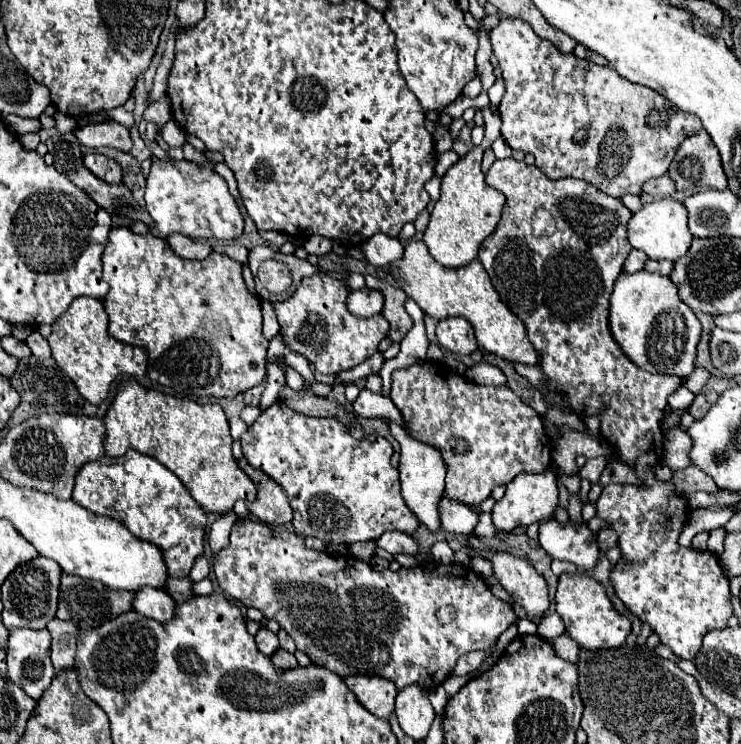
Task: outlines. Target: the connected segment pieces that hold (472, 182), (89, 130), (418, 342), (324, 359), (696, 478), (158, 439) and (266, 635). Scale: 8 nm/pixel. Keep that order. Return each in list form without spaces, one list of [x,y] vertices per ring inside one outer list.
[[[490,103],[481,109],[485,134],[482,146],[472,148],[464,158],[460,158],[454,166],[446,170],[442,176],[442,190],[440,198],[434,204],[434,210],[430,214],[428,228],[424,232],[424,242],[432,254],[432,258],[448,268],[460,268],[468,262],[472,262],[478,256],[480,244],[494,232],[502,218],[502,208],[506,204],[504,194],[490,188],[484,180],[484,174],[480,170],[482,152],[491,147],[493,142],[501,136],[501,118],[490,110]]]
[[[98,122],[98,124],[86,124],[78,130],[78,140],[80,144],[88,148],[116,148],[122,152],[130,152],[132,142],[128,128],[118,124],[118,122]]]
[[[418,318],[414,320],[414,326],[412,330],[404,336],[404,340],[400,342],[400,354],[392,360],[386,360],[384,362],[384,368],[382,368],[382,395],[389,396],[391,388],[391,374],[394,370],[400,370],[400,368],[408,368],[412,364],[418,364],[418,362],[426,362],[426,352],[428,352],[428,338],[426,338],[426,332],[424,332],[424,318]]]
[[[318,274],[304,278],[290,298],[272,302],[284,344],[292,352],[304,356],[320,374],[340,374],[366,362],[374,352],[378,352],[380,340],[386,338],[390,330],[390,324],[382,314],[372,318],[354,316],[346,306],[348,294],[350,290],[338,278]]]
[[[690,466],[686,470],[680,470],[672,476],[674,484],[676,484],[676,490],[680,496],[688,496],[690,492],[696,492],[696,490],[704,490],[708,494],[716,494],[720,488],[716,486],[716,482],[704,474],[698,466]]]
[[[124,380],[104,416],[108,430],[106,456],[118,458],[128,450],[160,460],[172,470],[192,498],[210,514],[226,514],[236,500],[256,500],[254,482],[238,468],[232,456],[232,436],[220,404],[198,404],[142,388],[136,380]]]
[[[262,626],[256,634],[256,644],[260,652],[264,652],[266,656],[272,656],[278,650],[278,636],[272,630],[268,630],[266,626]]]

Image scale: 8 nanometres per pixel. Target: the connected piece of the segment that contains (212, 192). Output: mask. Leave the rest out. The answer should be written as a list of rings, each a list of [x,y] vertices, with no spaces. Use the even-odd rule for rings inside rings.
[[[154,160],[150,174],[146,178],[144,198],[146,198],[146,210],[156,222],[156,226],[152,228],[152,234],[156,234],[160,238],[166,238],[172,232],[180,232],[180,234],[190,236],[190,238],[210,238],[212,236],[218,240],[232,240],[232,238],[238,238],[242,234],[244,220],[242,220],[240,208],[238,208],[236,200],[230,196],[226,180],[210,168],[200,168],[200,166],[186,162],[186,160],[180,160],[180,162]]]

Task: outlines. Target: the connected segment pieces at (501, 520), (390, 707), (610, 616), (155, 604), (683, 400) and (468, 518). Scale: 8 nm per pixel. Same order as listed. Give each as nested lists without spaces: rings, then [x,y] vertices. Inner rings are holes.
[[[552,468],[540,472],[540,474],[518,474],[508,486],[506,494],[500,502],[496,502],[492,510],[492,520],[498,530],[510,532],[516,526],[530,526],[536,520],[548,520],[558,508],[558,480]]]
[[[348,676],[348,688],[354,690],[360,704],[364,704],[374,716],[388,720],[394,712],[394,698],[398,694],[392,680],[380,676]]]
[[[562,574],[558,580],[556,590],[556,612],[566,624],[566,636],[570,636],[574,642],[578,642],[584,650],[608,650],[608,648],[620,648],[630,634],[630,620],[620,616],[612,602],[608,600],[604,588],[584,576],[584,574]]]
[[[150,586],[140,590],[142,594],[136,594],[136,610],[144,614],[146,618],[154,618],[158,622],[168,622],[174,618],[176,612],[176,600],[168,598],[164,590],[152,590]]]
[[[682,384],[682,386],[668,398],[668,404],[670,404],[670,408],[686,408],[686,406],[692,404],[692,400],[694,400],[694,394]]]
[[[442,494],[440,498],[438,512],[440,512],[440,528],[454,534],[472,534],[480,520],[480,512],[472,510],[464,502],[448,498],[446,494]]]

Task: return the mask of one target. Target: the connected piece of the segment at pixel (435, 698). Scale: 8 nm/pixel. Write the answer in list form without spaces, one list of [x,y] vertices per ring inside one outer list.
[[[440,685],[437,688],[430,690],[428,693],[428,698],[434,708],[436,714],[443,714],[445,711],[445,706],[449,700],[443,687]]]

